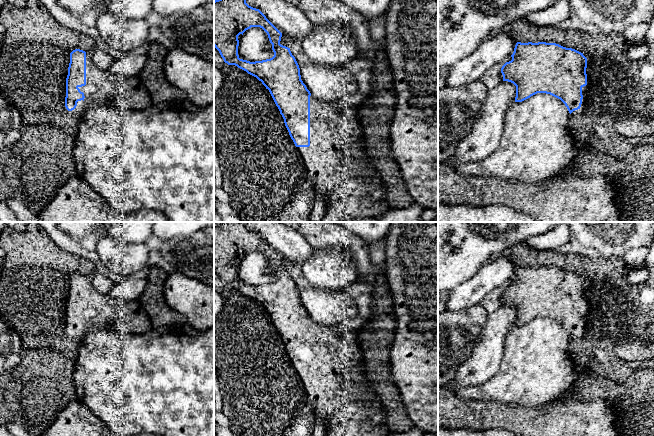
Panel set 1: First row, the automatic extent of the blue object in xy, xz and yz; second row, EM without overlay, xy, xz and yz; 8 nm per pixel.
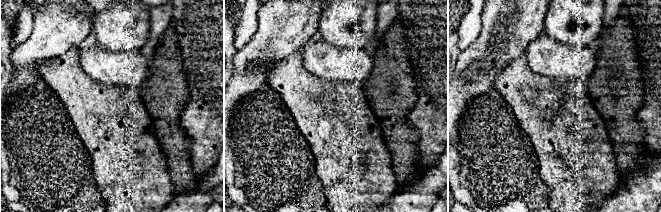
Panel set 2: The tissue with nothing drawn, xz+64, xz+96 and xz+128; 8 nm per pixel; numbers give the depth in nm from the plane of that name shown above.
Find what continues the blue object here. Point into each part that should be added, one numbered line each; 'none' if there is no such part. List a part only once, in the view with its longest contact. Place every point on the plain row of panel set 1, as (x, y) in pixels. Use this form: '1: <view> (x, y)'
1: xy (102, 311)

